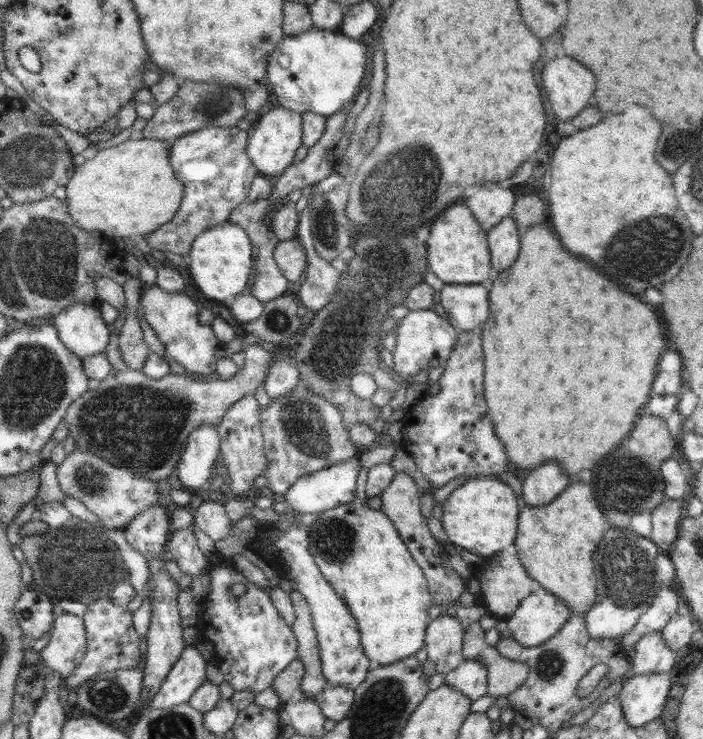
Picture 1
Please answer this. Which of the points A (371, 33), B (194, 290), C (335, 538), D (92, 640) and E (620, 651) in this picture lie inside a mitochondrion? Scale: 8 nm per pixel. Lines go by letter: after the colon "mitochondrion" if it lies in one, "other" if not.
A: other
B: other
C: mitochondrion
D: other
E: other

